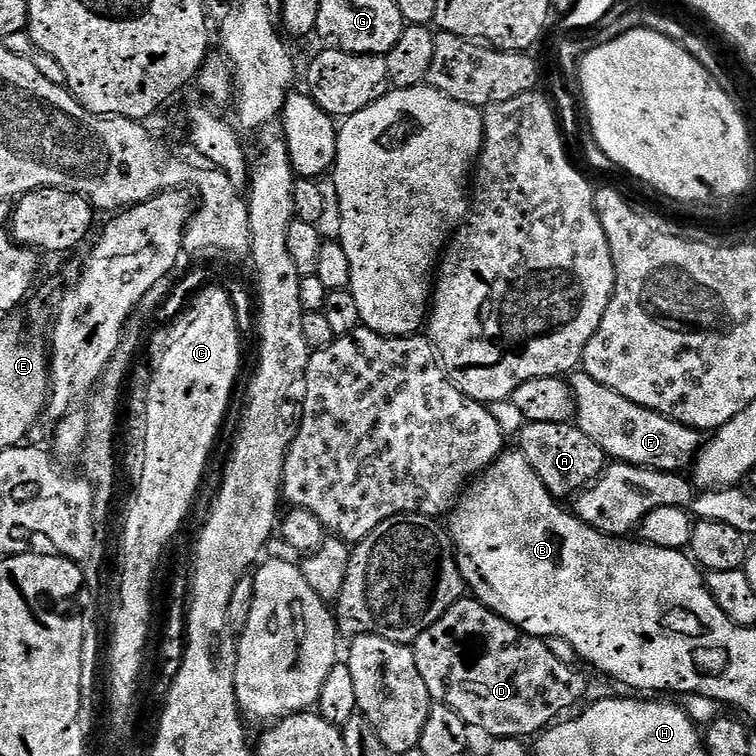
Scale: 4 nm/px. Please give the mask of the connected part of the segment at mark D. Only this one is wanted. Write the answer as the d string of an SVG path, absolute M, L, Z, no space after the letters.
M461 598L454 606L450 606L450 610L446 610L446 614L442 614L442 618L434 622L434 626L430 626L415 640L411 645L411 650L414 654L414 662L418 666L418 674L422 674L422 682L426 682L426 690L433 701L450 706L450 710L457 712L468 723L469 729L481 728L482 731L489 732L492 738L529 738L528 736L535 737L543 733L549 725L561 719L564 713L560 712L574 707L583 698L584 691L588 688L588 680L576 669L578 667L567 664L557 655L552 654L541 637L526 635L514 627L509 620L504 620L498 614L494 614L475 598Z

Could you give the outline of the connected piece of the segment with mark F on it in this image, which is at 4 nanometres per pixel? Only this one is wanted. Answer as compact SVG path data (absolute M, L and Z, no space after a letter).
M583 370L571 373L570 383L572 395L576 398L574 423L582 430L582 434L586 434L586 438L591 438L592 441L598 442L598 446L602 446L605 457L622 464L633 464L639 468L653 468L656 472L674 473L687 469L695 461L696 454L702 447L701 433L697 429L688 428L687 425L679 424L662 414L651 412L649 408L638 406L630 402L630 398L622 398L622 394L610 390L610 386L602 386L602 382L594 382L594 378L590 378Z

